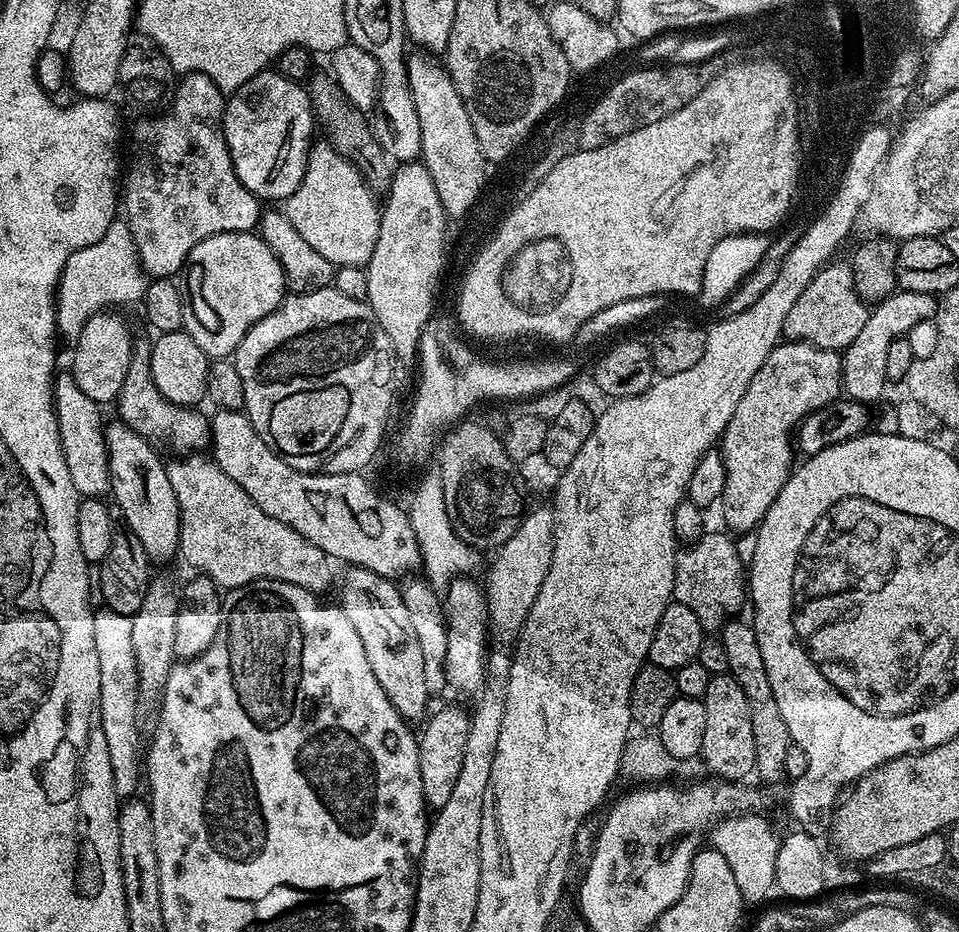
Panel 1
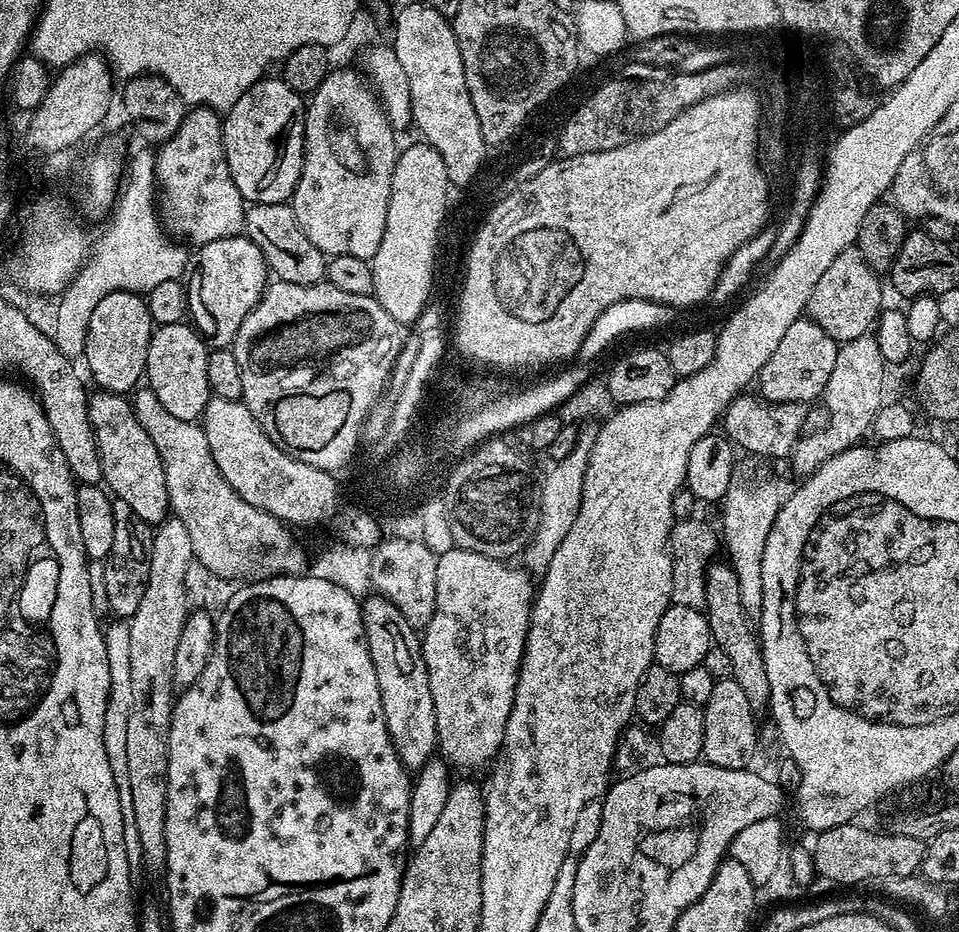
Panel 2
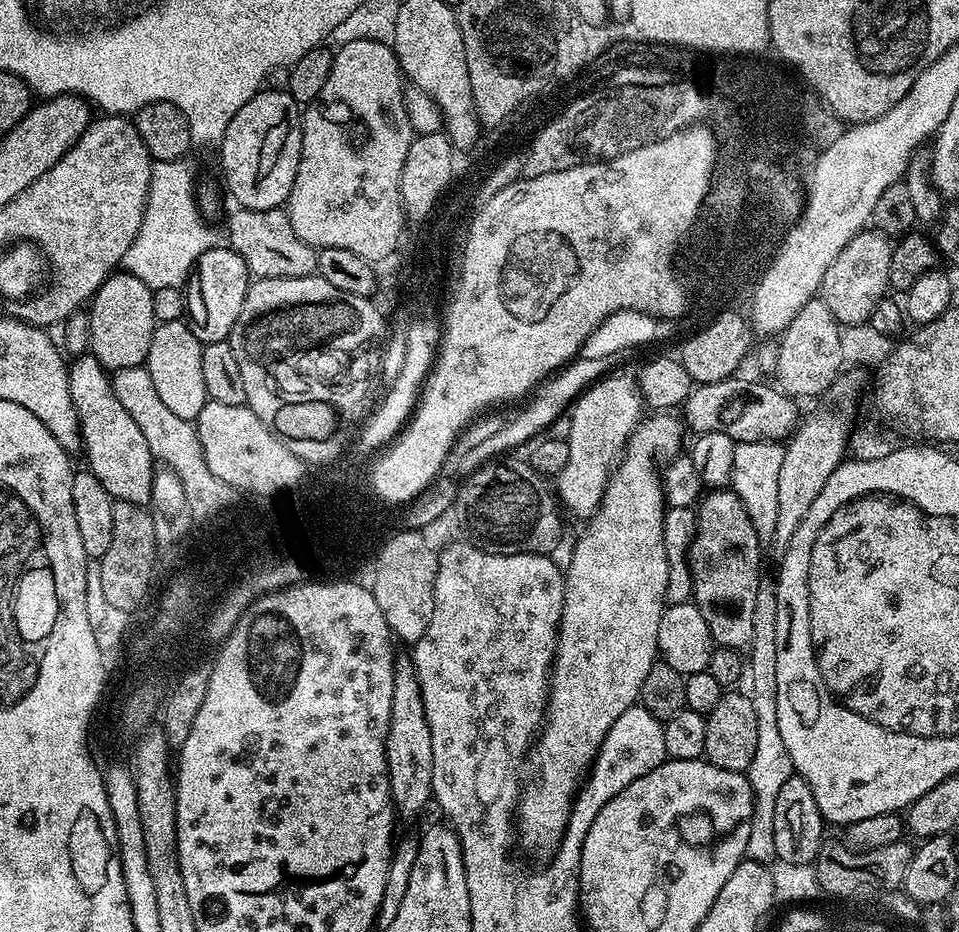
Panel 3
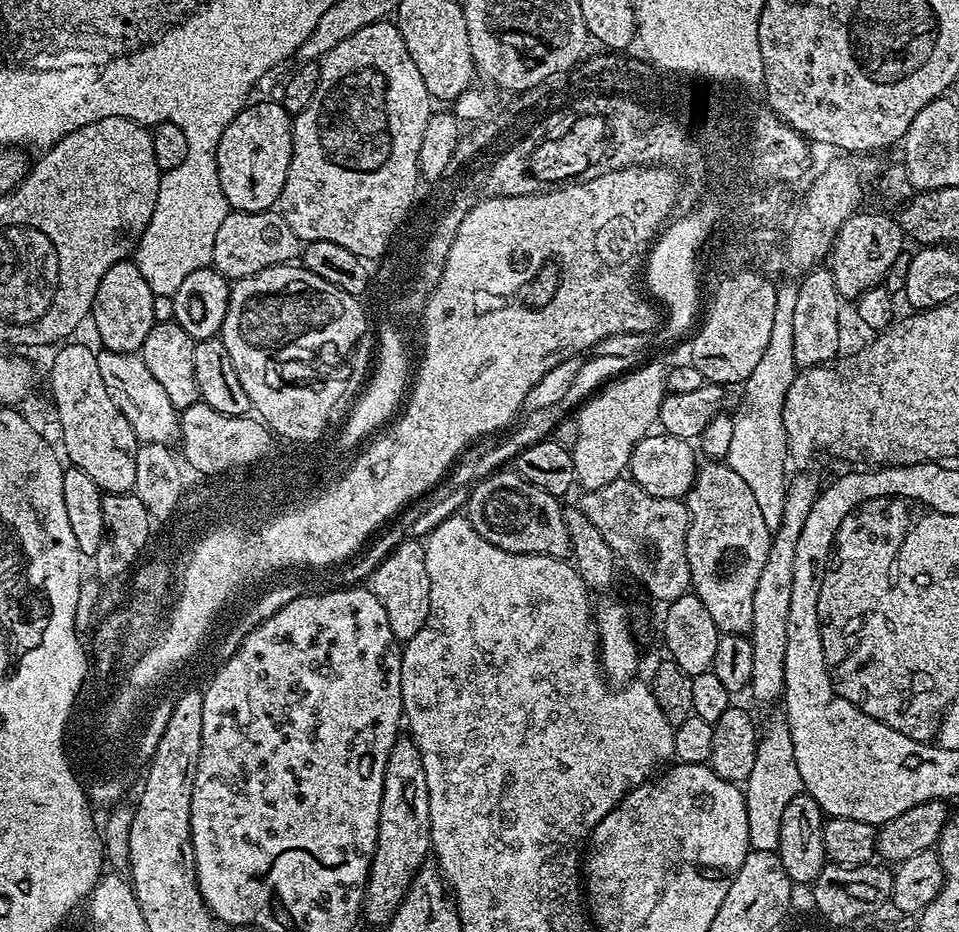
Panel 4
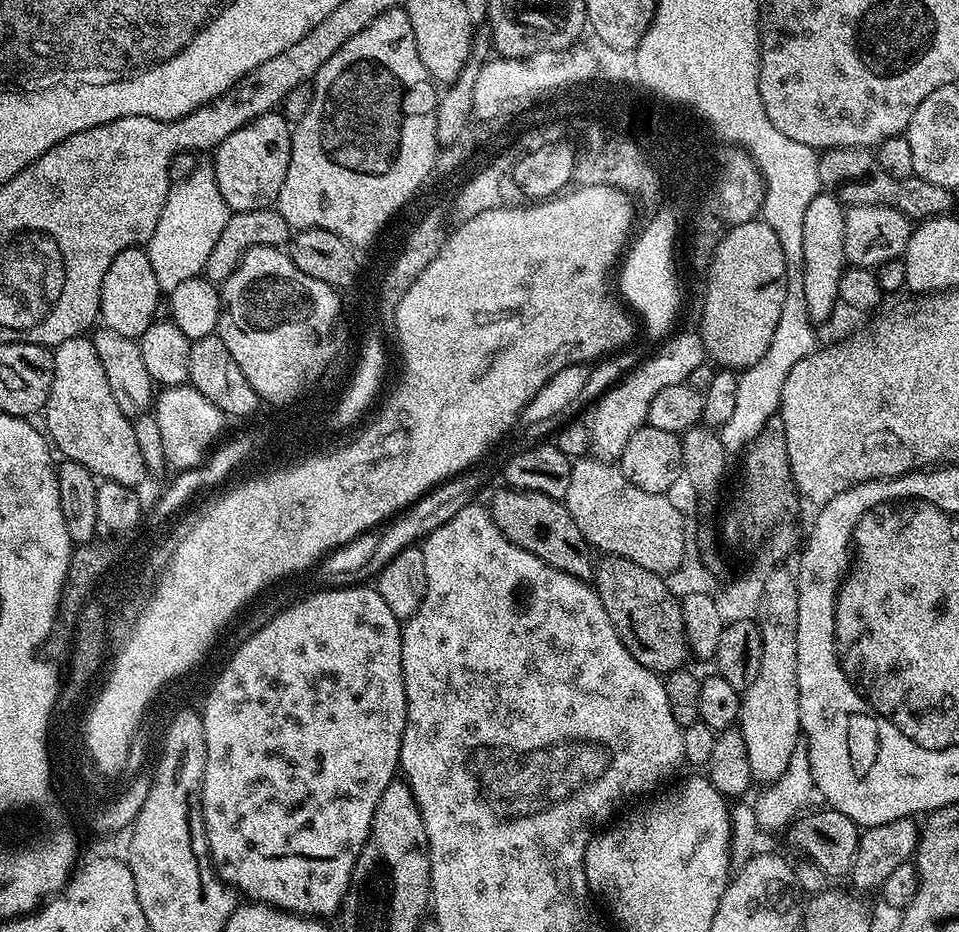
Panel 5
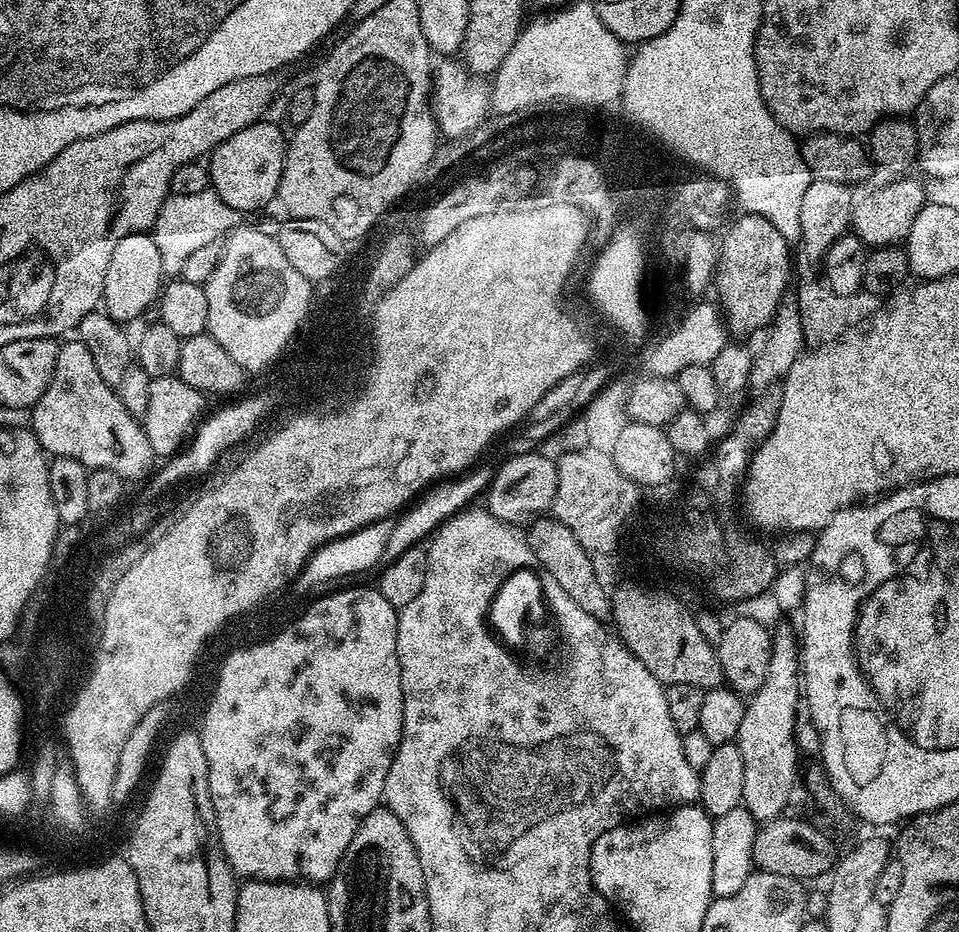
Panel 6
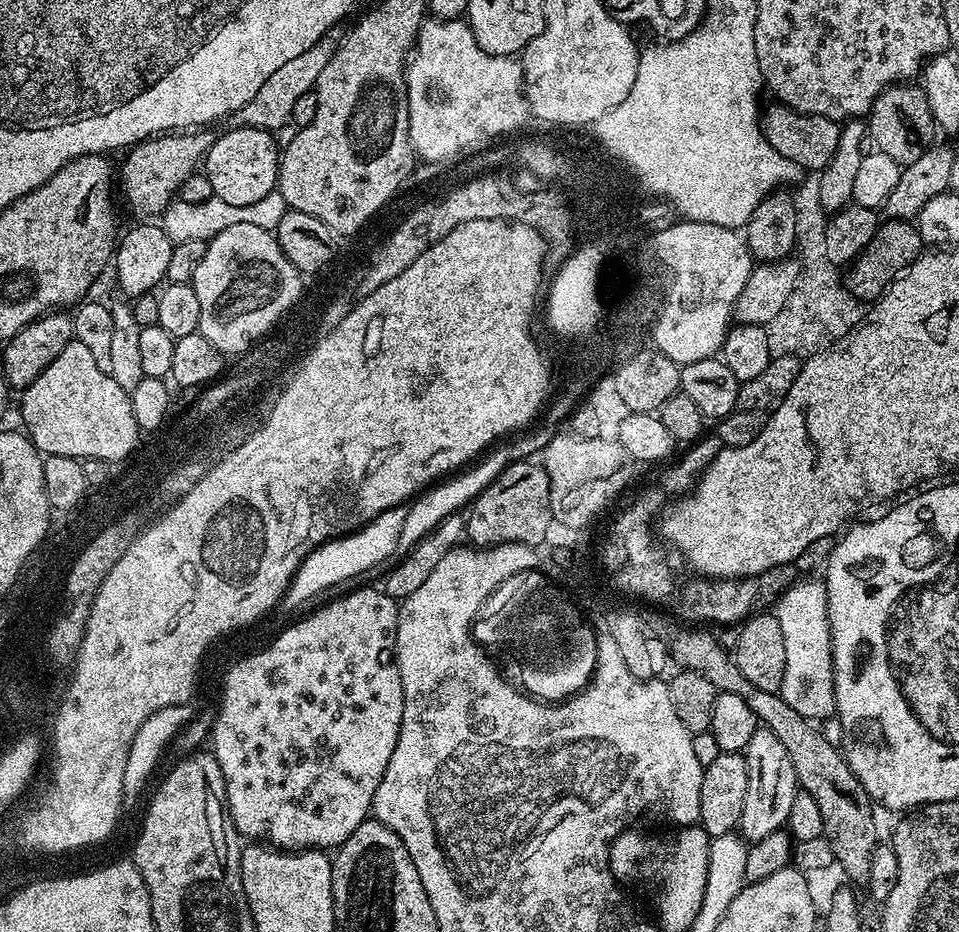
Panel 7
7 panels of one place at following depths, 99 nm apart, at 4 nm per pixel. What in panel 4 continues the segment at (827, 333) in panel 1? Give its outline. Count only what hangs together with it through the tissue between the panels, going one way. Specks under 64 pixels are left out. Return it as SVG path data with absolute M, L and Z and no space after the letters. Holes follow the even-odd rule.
M858 210L836 231L830 253L830 267L836 293L845 301L855 301L866 290L883 285L884 275L905 251L906 237L899 219L883 216L880 212Z

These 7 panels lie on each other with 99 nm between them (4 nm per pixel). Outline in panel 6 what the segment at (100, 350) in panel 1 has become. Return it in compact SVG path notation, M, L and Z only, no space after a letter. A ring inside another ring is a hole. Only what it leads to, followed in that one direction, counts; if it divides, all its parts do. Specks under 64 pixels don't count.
M148 232L126 234L126 238L122 238L118 246L114 246L110 266L106 266L106 282L102 297L103 311L123 326L128 324L127 320L139 321L144 315L146 306L159 301L165 280L166 275L154 236Z

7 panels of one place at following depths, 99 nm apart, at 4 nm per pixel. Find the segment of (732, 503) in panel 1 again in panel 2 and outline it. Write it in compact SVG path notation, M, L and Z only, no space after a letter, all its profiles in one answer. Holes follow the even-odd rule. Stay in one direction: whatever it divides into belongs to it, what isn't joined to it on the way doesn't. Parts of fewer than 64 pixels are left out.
M801 318L786 330L782 342L766 358L766 366L762 366L758 377L759 395L772 401L773 404L782 402L812 402L812 399L823 397L824 387L833 373L834 360L839 352L838 342L815 324L810 318Z

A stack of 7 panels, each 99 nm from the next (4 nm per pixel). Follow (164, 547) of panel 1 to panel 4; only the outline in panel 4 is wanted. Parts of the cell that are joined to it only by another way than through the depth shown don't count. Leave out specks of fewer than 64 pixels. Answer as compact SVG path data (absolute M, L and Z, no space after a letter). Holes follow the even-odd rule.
M65 343L55 349L48 384L52 387L52 400L56 403L56 420L60 423L60 436L64 439L63 455L67 463L78 470L86 470L100 491L131 492L134 486L134 458L138 441L130 422L114 406L114 398L102 382L98 370L97 349L84 344Z

